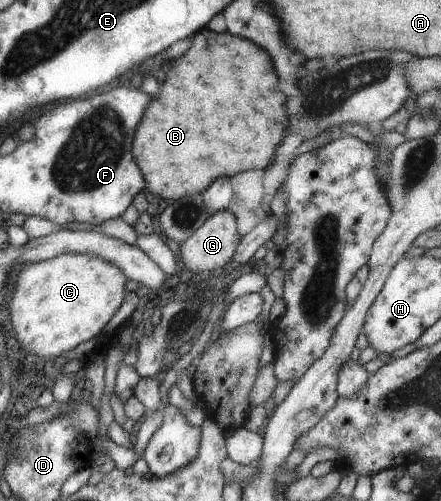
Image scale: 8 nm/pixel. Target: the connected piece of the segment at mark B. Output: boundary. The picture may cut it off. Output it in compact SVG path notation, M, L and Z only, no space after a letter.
M204 28L194 34L194 42L192 47L184 54L184 57L180 59L182 63L174 63L170 67L170 71L166 73L166 79L160 87L160 95L156 95L148 105L146 105L146 111L144 111L144 117L142 117L142 123L138 123L136 131L134 131L134 143L132 143L131 155L134 162L140 167L142 175L144 175L145 189L144 192L154 199L160 200L178 200L186 195L202 193L206 190L211 182L218 175L224 175L224 178L232 178L237 173L241 173L247 170L264 170L273 160L275 156L275 149L281 145L282 137L284 137L284 129L286 129L286 111L284 111L284 101L286 101L286 95L280 93L278 89L278 79L274 75L274 67L272 67L272 61L268 57L268 53L260 48L256 43L253 43L247 38L237 37L226 32L214 32Z

